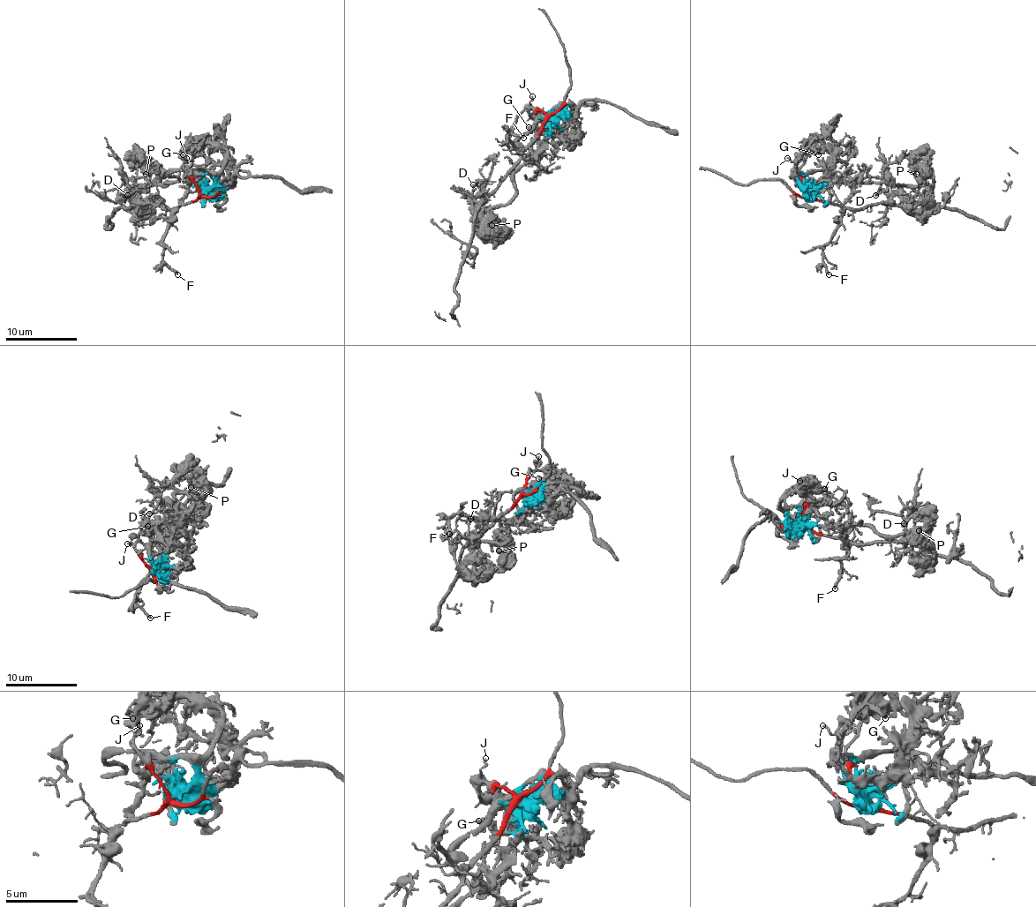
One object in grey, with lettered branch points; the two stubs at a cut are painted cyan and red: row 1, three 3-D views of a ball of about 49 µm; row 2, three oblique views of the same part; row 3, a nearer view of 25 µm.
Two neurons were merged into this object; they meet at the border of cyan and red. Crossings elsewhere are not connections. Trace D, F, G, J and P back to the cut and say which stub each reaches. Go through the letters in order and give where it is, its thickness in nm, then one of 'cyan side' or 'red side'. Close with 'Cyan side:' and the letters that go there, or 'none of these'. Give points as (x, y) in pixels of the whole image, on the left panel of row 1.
D: (127, 195) | 170 nm | red side
F: (177, 274) | 240 nm | red side
G: (183, 154) | 200 nm | cyan side
J: (186, 158) | 120 nm | red side
P: (146, 174) | 240 nm | cyan side
Cyan side: G, P

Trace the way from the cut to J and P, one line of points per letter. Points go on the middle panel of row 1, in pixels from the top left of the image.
J: (548, 116), (543, 111), (529, 109), (529, 115), (528, 103), (531, 96)
P: (550, 116), (519, 139), (524, 161), (514, 174), (515, 193), (476, 218), (496, 235), (503, 222), (492, 226)

